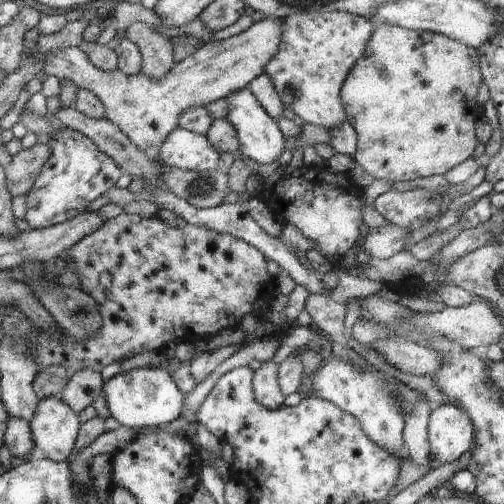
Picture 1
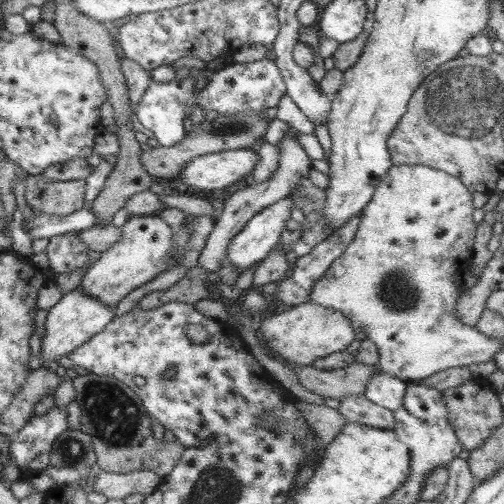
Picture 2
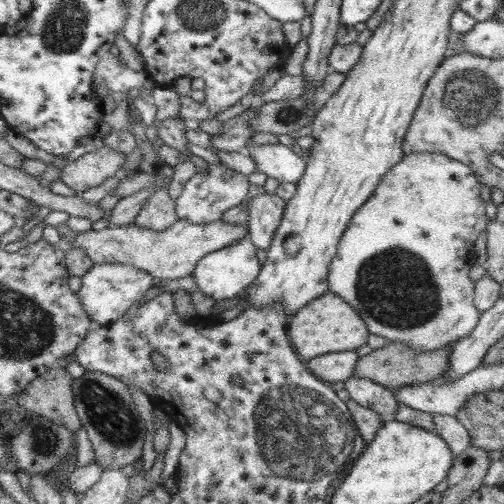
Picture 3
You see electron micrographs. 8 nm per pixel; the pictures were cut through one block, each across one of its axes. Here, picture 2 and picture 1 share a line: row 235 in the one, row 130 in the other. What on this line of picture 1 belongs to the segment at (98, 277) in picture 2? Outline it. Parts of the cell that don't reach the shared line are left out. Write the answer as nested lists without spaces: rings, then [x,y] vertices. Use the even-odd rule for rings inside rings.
[[[265,18],[245,32],[231,36],[227,40],[211,40],[203,44],[197,52],[183,58],[169,68],[165,80],[153,82],[145,74],[125,76],[119,70],[115,72],[101,72],[95,68],[87,54],[81,48],[59,48],[45,52],[43,72],[45,76],[55,76],[59,80],[69,80],[77,86],[77,90],[93,92],[101,104],[105,106],[105,116],[113,122],[137,150],[141,150],[147,160],[159,164],[159,150],[165,138],[179,126],[179,116],[183,110],[193,106],[209,106],[209,102],[229,96],[247,88],[247,84],[265,72],[265,64],[275,56],[281,42],[281,20]]]

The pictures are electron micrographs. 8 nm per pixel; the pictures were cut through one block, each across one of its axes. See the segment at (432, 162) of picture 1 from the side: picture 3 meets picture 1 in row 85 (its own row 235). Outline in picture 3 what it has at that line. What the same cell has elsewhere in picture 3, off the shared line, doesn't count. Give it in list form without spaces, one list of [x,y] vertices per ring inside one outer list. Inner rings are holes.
[[[417,152],[417,154],[403,154],[401,162],[395,164],[383,178],[381,184],[377,184],[377,188],[373,190],[373,194],[365,200],[365,204],[351,216],[339,246],[337,246],[337,254],[333,256],[331,264],[329,264],[329,274],[327,274],[327,284],[329,284],[329,292],[333,296],[339,296],[343,302],[347,302],[359,316],[361,320],[367,324],[369,334],[377,334],[377,336],[385,336],[389,342],[393,340],[401,340],[401,342],[409,342],[413,348],[425,348],[425,350],[433,350],[433,348],[443,348],[447,344],[453,344],[465,336],[469,336],[469,332],[475,328],[475,324],[479,322],[479,312],[473,304],[473,282],[469,282],[467,272],[473,266],[475,258],[475,240],[485,232],[489,218],[485,216],[485,202],[479,198],[479,180],[477,176],[471,174],[473,170],[469,166],[463,166],[457,160],[449,160],[447,156],[441,154],[429,154],[429,152]]]

